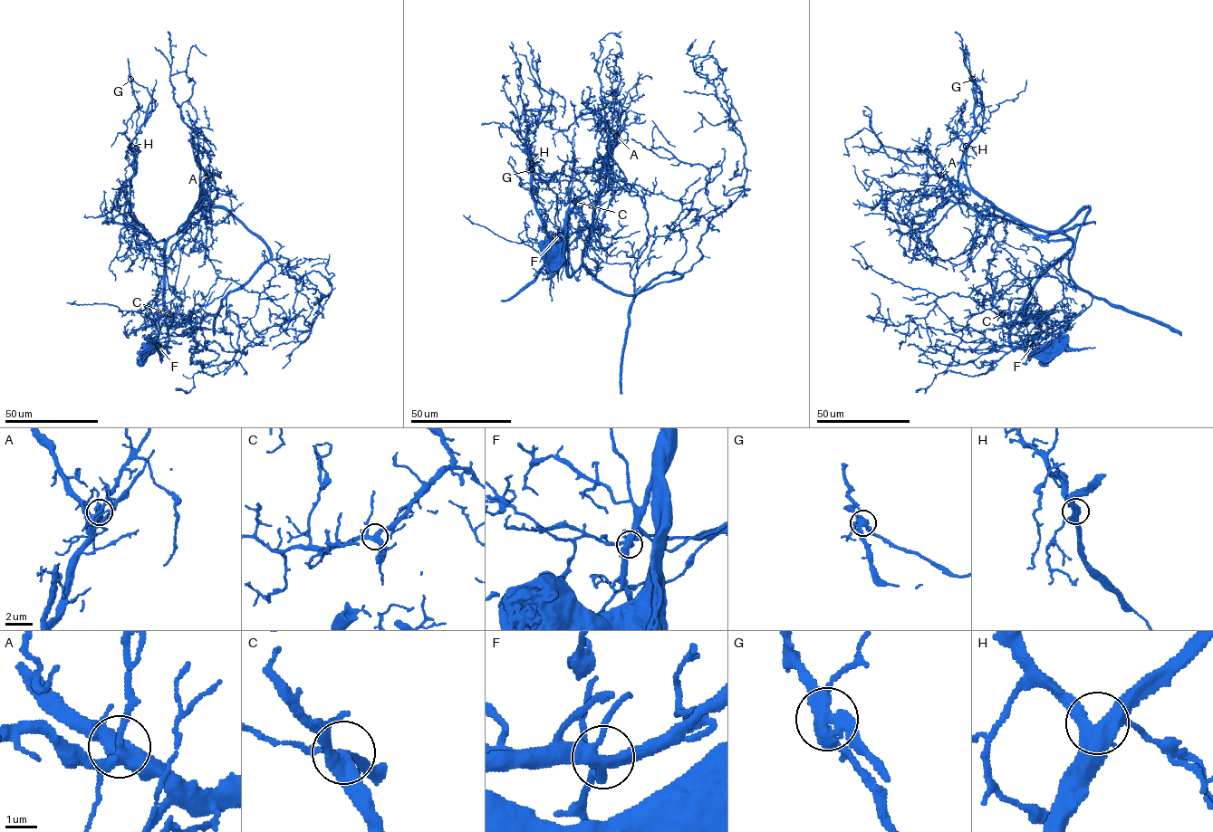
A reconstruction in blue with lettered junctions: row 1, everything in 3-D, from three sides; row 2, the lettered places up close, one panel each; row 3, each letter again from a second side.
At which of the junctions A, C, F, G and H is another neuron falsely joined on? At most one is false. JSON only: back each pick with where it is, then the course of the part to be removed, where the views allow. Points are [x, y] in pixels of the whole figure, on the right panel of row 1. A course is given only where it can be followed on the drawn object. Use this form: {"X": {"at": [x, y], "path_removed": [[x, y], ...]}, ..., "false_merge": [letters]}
{"G": {"at": [972, 79], "path_removed": [[972, 80], [979, 87], [981, 109], [976, 119], [978, 126]]}, "false_merge": ["G"]}

